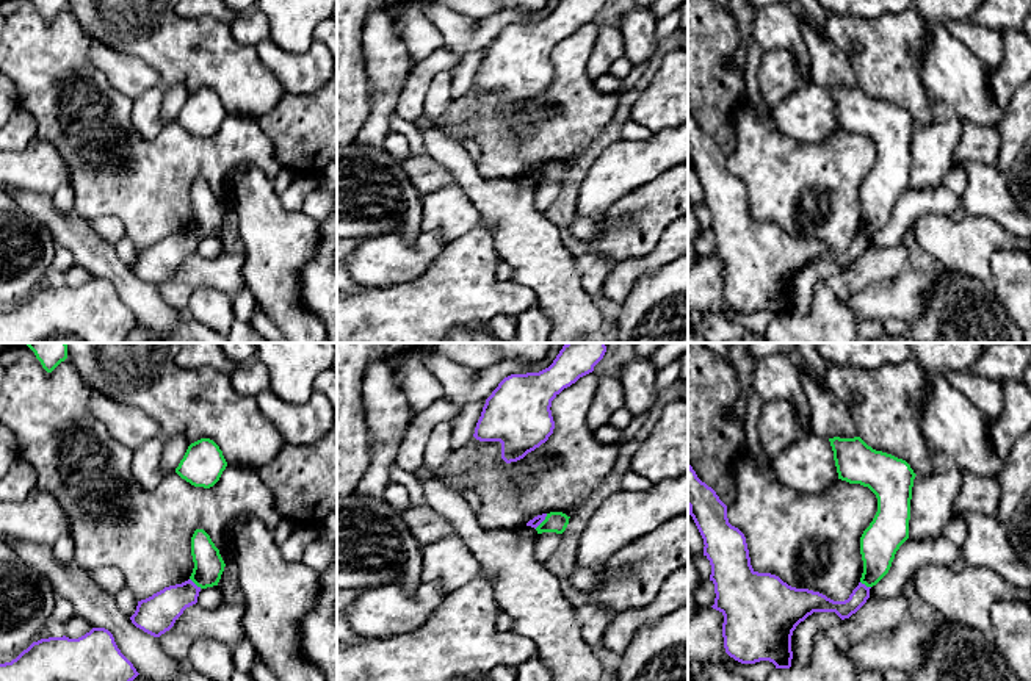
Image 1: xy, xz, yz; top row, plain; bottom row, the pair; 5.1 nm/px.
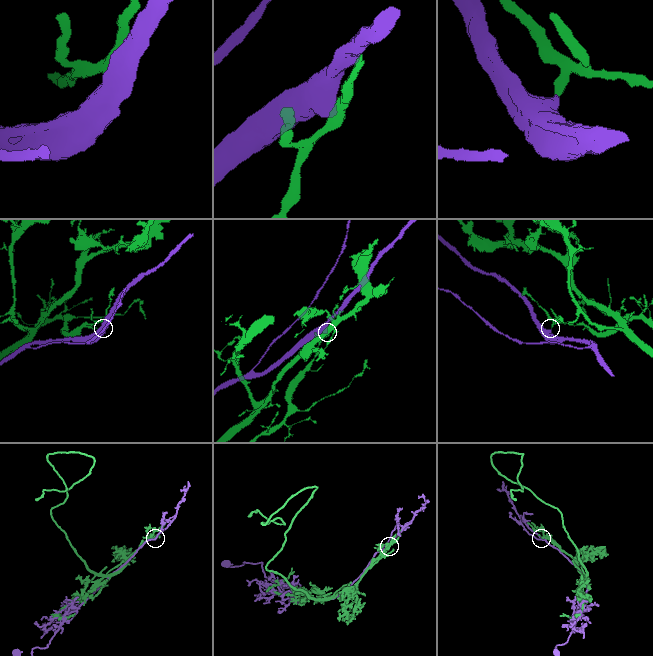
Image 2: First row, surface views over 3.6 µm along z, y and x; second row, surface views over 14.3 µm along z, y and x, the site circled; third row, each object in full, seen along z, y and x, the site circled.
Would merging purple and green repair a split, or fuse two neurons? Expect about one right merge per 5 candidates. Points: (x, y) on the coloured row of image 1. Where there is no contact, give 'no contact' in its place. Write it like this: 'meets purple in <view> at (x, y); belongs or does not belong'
meets purple in xz at (541, 522); does not belong

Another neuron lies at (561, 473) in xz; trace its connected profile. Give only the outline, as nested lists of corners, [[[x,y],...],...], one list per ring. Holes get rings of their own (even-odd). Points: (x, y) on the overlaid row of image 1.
[[[592,371],[556,395],[550,407],[553,434],[523,459],[506,463],[500,441],[479,441],[472,437],[461,448],[451,449],[442,473],[434,477],[453,493],[462,495],[467,488],[478,493],[481,507],[476,521],[483,531],[517,531],[537,515],[581,506],[611,471],[620,449],[617,443],[600,443],[588,424],[588,410],[599,382],[600,374]]]

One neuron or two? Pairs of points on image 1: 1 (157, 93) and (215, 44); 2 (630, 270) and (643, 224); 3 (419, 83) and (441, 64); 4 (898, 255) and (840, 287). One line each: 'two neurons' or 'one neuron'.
1: two neurons
2: two neurons
3: one neuron
4: one neuron

